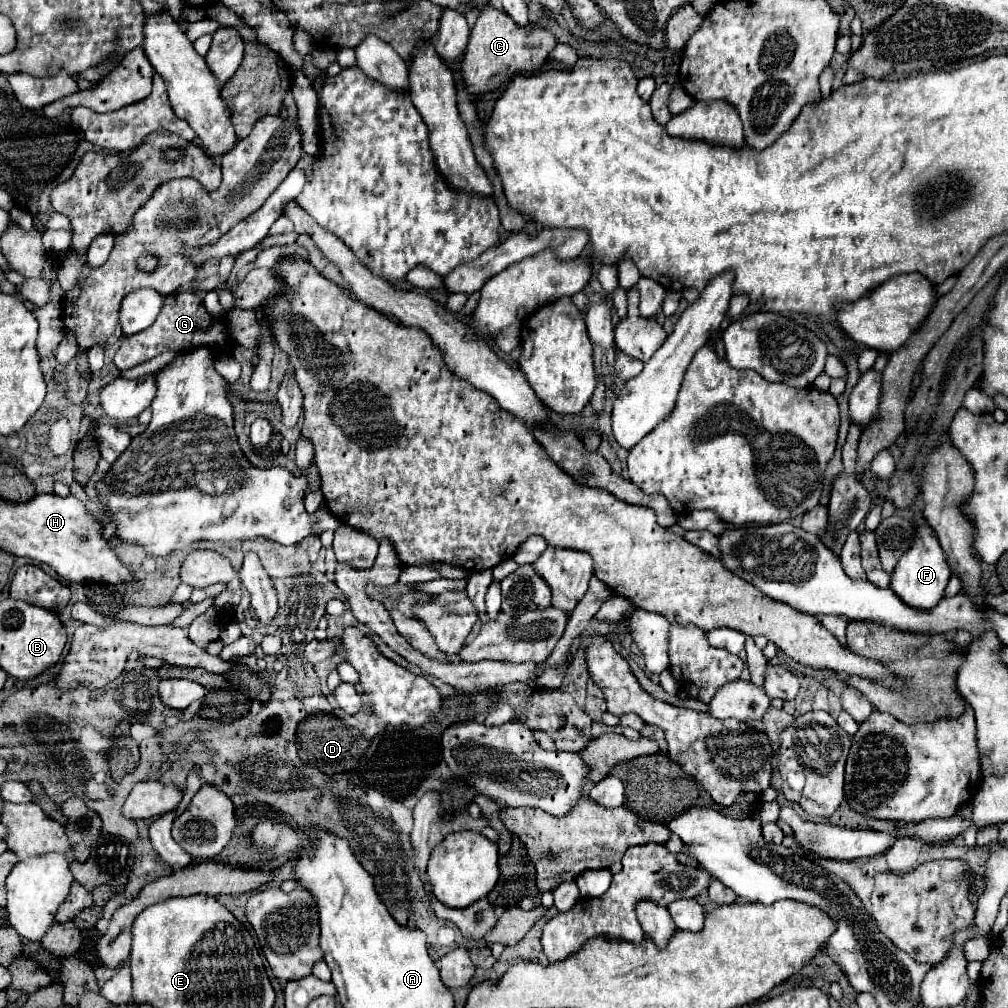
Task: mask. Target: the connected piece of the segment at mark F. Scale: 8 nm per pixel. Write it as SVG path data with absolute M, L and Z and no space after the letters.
M919 524L915 544L911 546L911 550L907 550L903 554L903 558L899 560L895 572L891 574L891 590L907 606L917 608L917 610L929 610L929 608L937 606L939 600L945 596L945 588L947 588L949 578L951 578L951 570L949 570L947 558L945 558L941 546L939 546L939 540L937 540L935 532L929 526Z

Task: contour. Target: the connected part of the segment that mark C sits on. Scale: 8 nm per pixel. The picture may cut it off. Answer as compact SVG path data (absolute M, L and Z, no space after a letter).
M483 6L477 24L471 30L465 58L459 66L465 90L469 90L469 96L477 100L477 96L497 90L503 82L507 82L515 74L535 72L547 60L555 44L557 42L547 28L537 28L537 26L521 28L505 12L493 6Z

